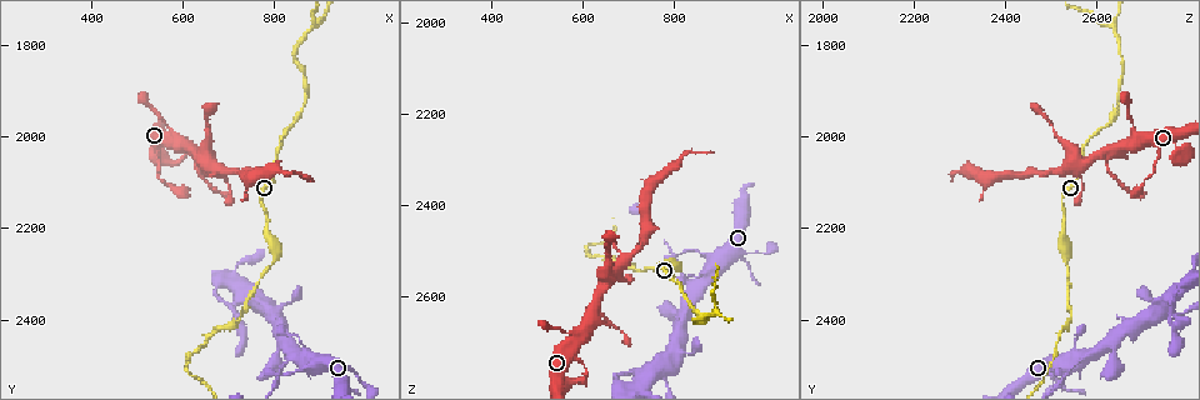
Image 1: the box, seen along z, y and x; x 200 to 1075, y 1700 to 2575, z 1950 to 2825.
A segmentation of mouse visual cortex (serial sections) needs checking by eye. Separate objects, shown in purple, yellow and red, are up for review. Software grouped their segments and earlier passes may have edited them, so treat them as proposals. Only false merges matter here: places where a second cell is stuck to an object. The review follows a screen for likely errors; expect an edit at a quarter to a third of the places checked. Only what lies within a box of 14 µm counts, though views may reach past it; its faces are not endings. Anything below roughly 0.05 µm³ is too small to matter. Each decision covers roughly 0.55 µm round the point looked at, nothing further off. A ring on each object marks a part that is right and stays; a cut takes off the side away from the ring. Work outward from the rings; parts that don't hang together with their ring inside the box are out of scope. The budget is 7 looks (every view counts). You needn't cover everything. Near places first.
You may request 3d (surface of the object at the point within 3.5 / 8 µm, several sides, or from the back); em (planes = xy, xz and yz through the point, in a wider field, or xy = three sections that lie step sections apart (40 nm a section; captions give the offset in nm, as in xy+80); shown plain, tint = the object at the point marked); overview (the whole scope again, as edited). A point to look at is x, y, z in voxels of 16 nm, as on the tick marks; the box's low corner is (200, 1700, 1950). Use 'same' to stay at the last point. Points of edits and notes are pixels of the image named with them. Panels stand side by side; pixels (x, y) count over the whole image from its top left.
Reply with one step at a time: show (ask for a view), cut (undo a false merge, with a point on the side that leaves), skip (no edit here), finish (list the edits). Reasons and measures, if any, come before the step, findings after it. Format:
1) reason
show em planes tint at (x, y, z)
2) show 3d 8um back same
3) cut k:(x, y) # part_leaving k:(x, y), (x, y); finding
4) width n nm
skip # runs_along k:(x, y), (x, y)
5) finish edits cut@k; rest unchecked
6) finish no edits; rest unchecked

two arms in line, one across
show 3d 3.5um at (625, 2035, 2635)

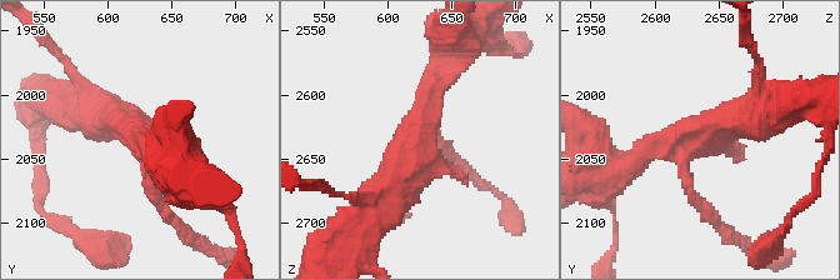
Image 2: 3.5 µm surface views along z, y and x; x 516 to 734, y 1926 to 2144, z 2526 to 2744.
need the tissue
show em xy step 1 tint at (624, 2030, 2634)

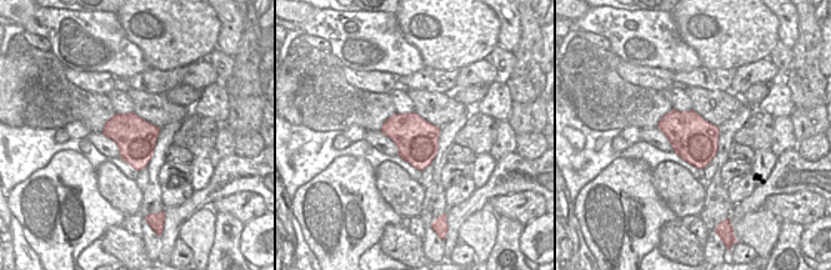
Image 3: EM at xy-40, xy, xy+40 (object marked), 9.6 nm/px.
skip # runs_along 2:(380, 205), (445, 74); all the same cell

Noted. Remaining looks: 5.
show 3d 3.5um at (845, 2490, 2575)

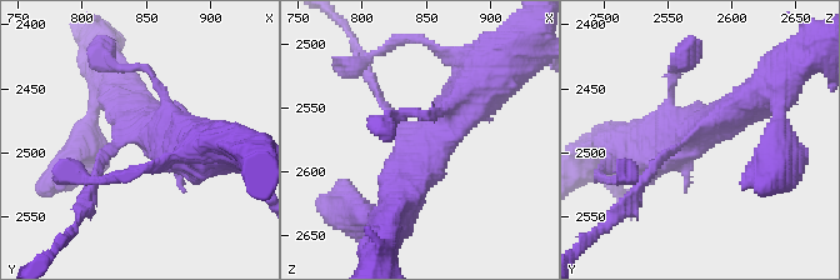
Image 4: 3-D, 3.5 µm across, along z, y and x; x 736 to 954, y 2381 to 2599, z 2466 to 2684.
show em xy step 5 tint at (842, 2486, 2570)

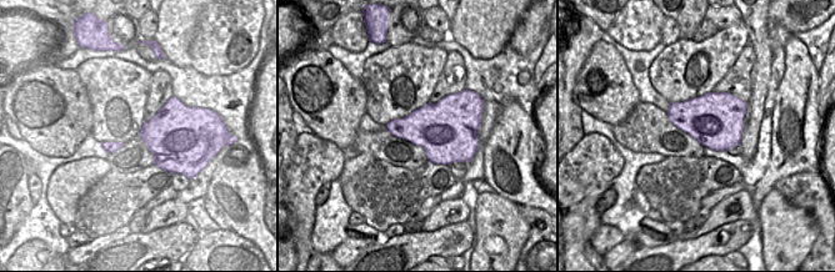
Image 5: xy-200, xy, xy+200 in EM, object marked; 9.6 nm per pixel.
skip # runs_along 4:(486, 78), (433, 138), (403, 199); all the same cell

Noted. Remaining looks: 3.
four arms meet
show 3d 8um at (815, 2375, 2725)

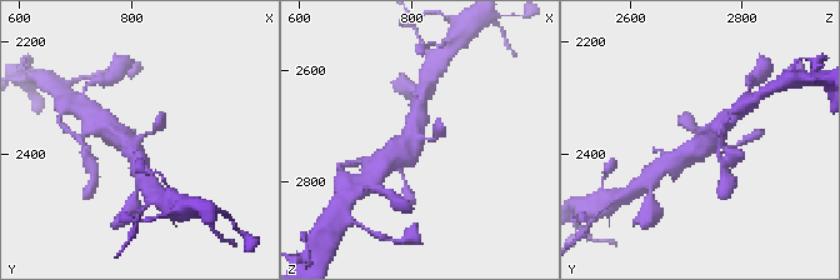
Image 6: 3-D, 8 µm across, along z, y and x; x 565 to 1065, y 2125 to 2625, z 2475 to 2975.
show em xy step 2 tint at (820, 2370, 2725)

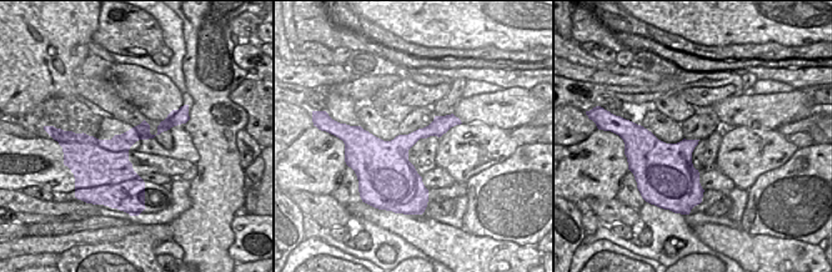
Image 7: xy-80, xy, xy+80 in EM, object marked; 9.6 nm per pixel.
skip # runs_along 6:(673, 163), (706, 148), (721, 125); continuous, no second cell

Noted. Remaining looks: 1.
finish no edits; rest unchecked

